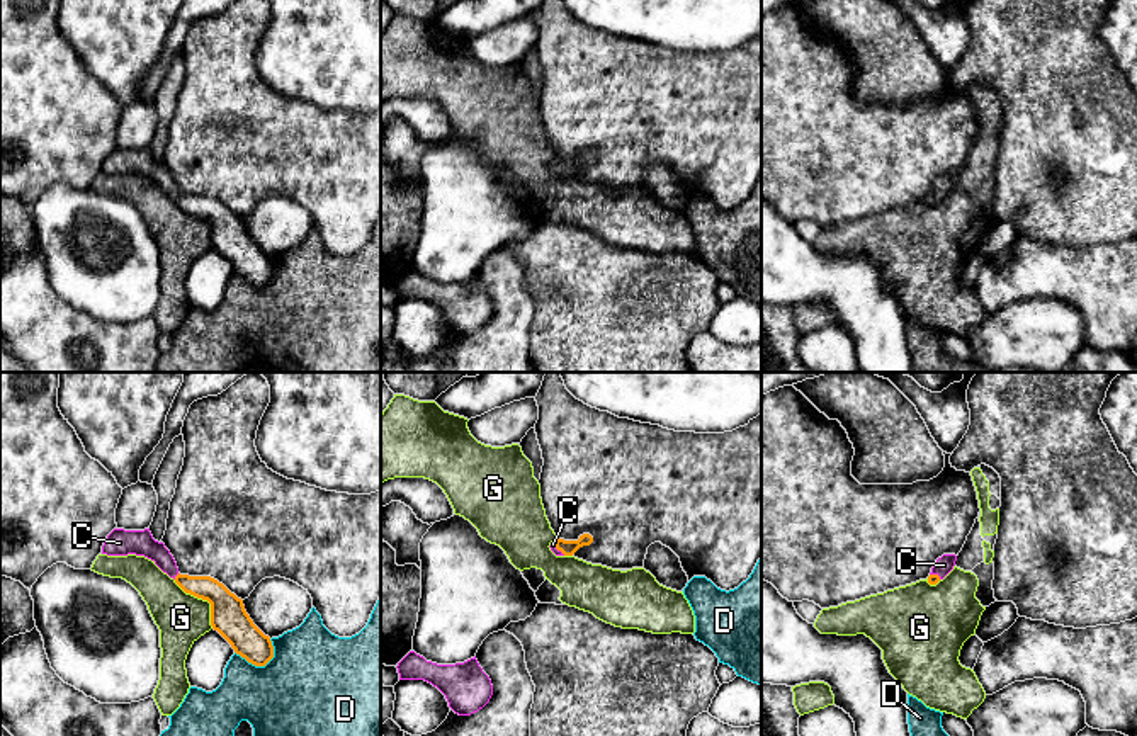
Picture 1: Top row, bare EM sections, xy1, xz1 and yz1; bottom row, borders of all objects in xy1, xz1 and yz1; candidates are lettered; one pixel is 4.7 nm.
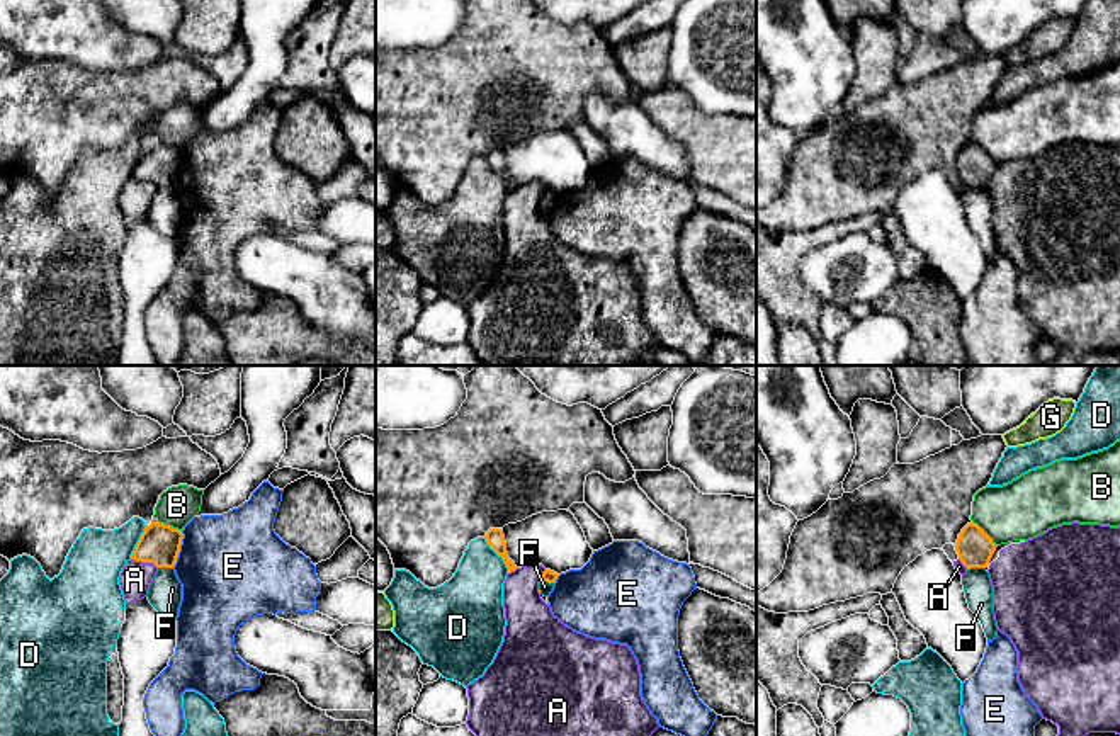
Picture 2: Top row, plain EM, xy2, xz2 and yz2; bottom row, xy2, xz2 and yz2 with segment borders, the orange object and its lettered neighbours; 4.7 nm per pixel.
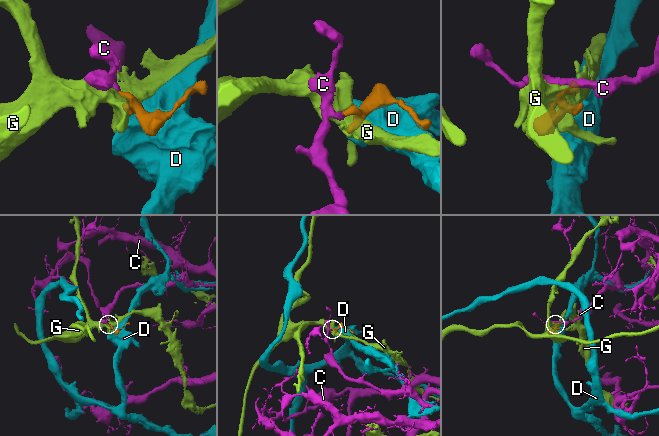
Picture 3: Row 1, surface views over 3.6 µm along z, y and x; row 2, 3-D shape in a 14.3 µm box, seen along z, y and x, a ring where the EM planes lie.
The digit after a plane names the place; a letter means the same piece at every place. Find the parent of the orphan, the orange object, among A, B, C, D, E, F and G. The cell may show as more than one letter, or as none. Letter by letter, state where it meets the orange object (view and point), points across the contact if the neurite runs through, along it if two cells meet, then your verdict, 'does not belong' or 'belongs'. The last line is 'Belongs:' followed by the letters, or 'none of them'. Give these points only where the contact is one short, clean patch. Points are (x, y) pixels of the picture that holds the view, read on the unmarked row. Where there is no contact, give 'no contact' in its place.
A: meets orange in xy2 at (145, 181); border along xy2 (131, 177), (152, 182), (157, 187); does not belong
B: meets orange in xy2 at (167, 145); border along xy2 (152, 140), (181, 150); does not belong
C: meets orange in xy1 at (175, 196); runs through xy1 (221, 220), (209, 208), (175, 196), (150, 167), (140, 162); belongs
D: meets orange in xy1 at (259, 284); does not belong
E: meets orange in xy2 at (179, 169); border along xy2 (182, 150), (181, 170), (172, 186); does not belong
F: meets orange in yz2 at (976, 186); border along yz2 (984, 186), (971, 186), (967, 189); does not belong
G: meets orange in xy1 at (204, 218); does not belong
Belongs: C

